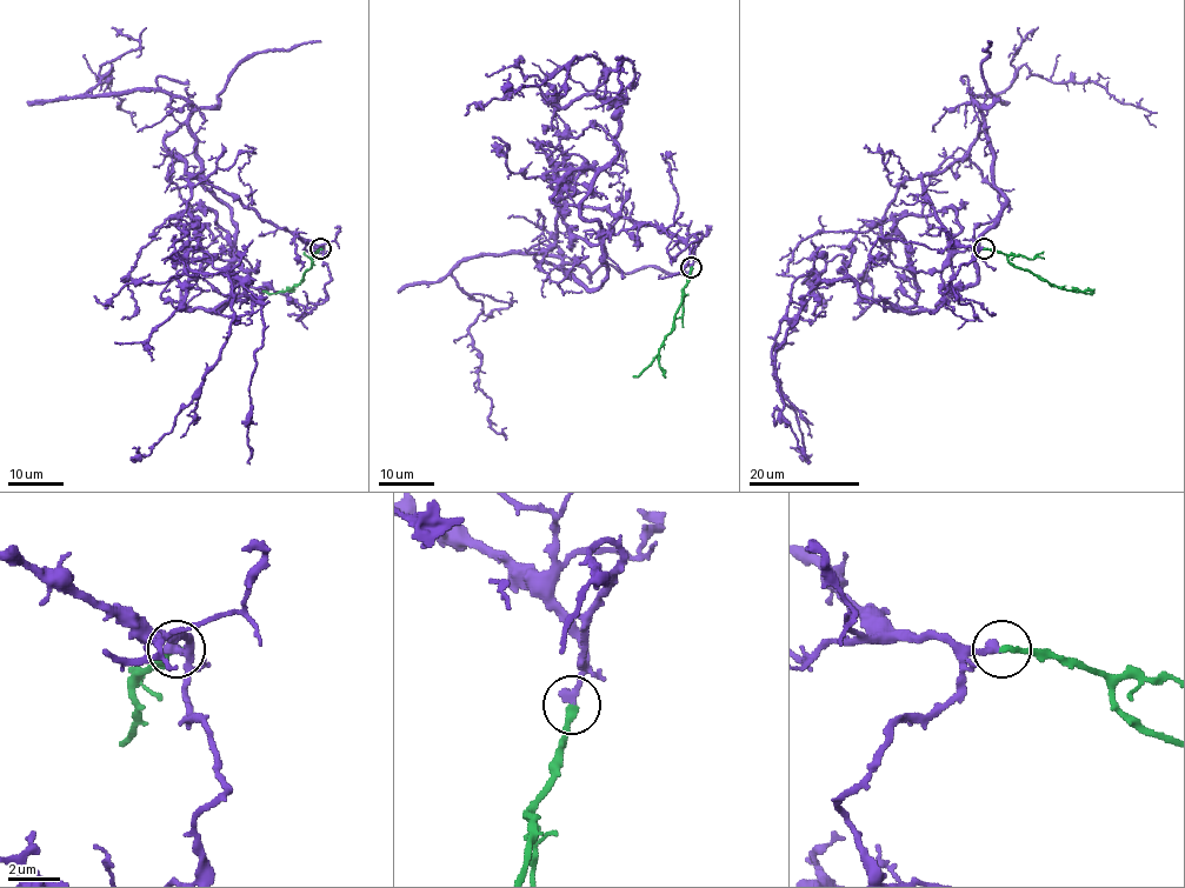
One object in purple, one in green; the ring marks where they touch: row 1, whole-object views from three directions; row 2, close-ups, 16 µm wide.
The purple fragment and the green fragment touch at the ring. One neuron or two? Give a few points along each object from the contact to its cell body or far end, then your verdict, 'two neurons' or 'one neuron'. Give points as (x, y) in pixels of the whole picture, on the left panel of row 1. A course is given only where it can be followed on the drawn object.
course purple (321, 248), (187, 179), (178, 225), (248, 279), (225, 273), (220, 359), (147, 455), (138, 447); course green (321, 248), (312, 256), (312, 266), (293, 287), (275, 293), (261, 292); one neuron

